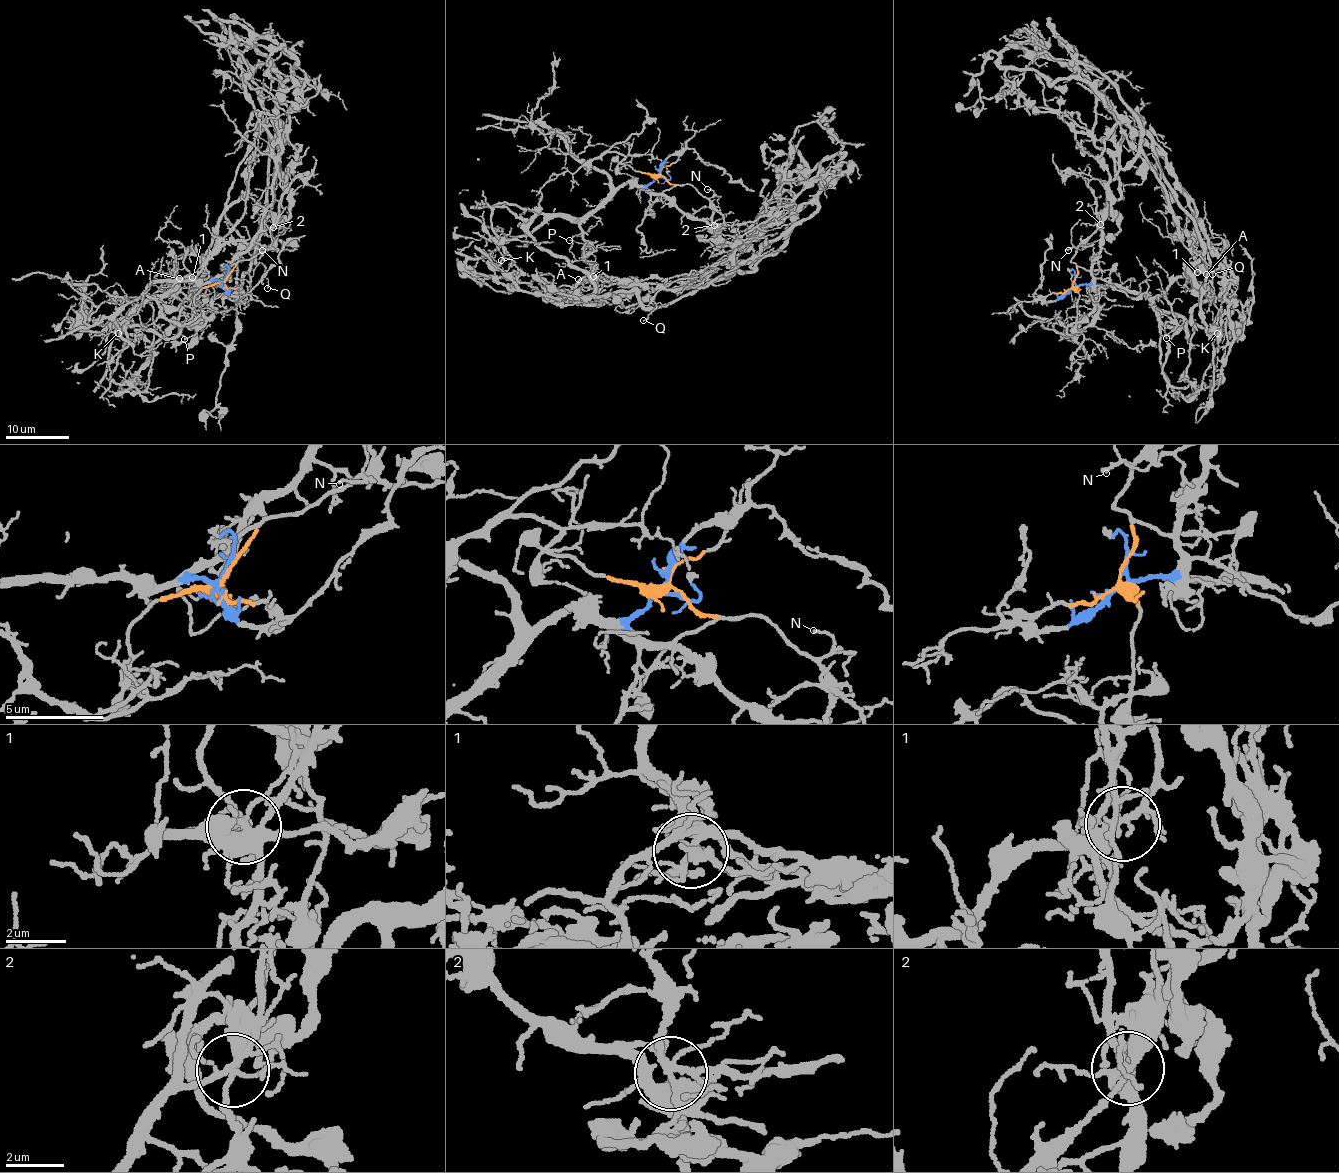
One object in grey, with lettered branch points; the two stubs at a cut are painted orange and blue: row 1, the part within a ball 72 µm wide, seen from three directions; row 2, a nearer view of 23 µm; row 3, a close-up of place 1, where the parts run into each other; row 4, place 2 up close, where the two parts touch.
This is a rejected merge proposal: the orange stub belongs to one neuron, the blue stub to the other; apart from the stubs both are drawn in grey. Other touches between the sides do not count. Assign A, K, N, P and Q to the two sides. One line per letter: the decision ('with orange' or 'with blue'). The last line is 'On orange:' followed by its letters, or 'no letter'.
A: with blue
K: with blue
N: with orange
P: with blue
Q: with orange
On orange: N, Q

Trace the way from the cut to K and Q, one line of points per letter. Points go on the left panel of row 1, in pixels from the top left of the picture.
K: (223, 282), (176, 282), (164, 296), (112, 318), (103, 331), (119, 313), (117, 333)
Q: (225, 282), (238, 260), (273, 239), (279, 163), (254, 255), (268, 288)

